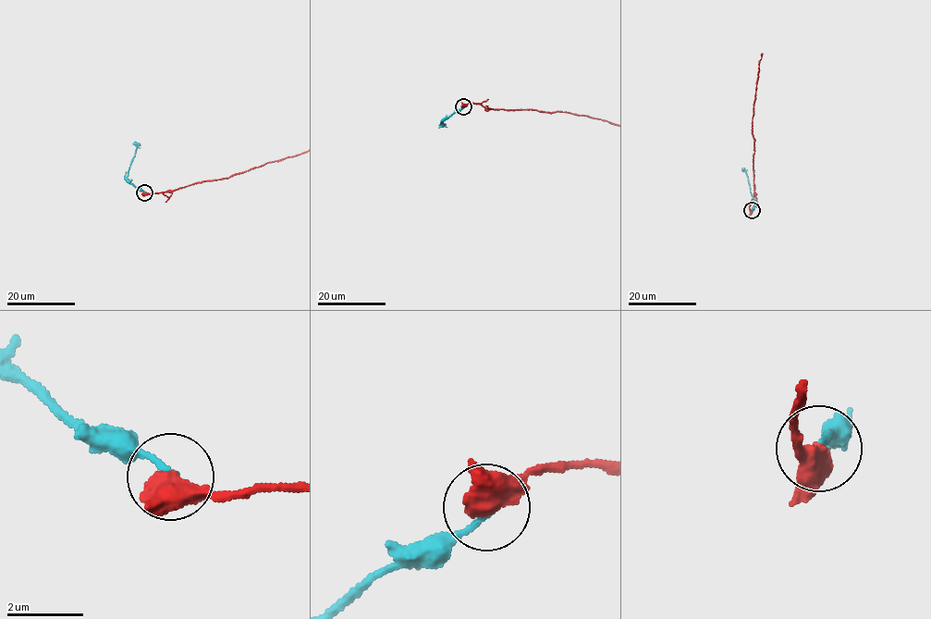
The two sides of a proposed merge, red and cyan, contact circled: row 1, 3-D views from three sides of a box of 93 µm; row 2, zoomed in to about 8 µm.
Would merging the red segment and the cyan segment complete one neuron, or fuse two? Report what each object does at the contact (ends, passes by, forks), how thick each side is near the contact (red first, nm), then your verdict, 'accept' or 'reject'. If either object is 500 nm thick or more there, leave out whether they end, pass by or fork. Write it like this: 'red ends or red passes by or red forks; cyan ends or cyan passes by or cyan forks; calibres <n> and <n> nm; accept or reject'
calibres 500 and 140 nm; reject

